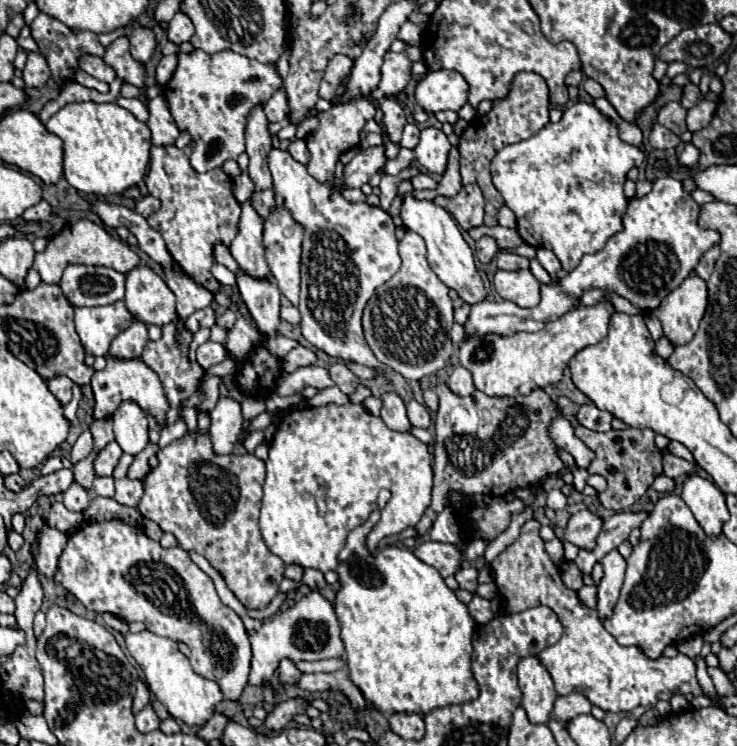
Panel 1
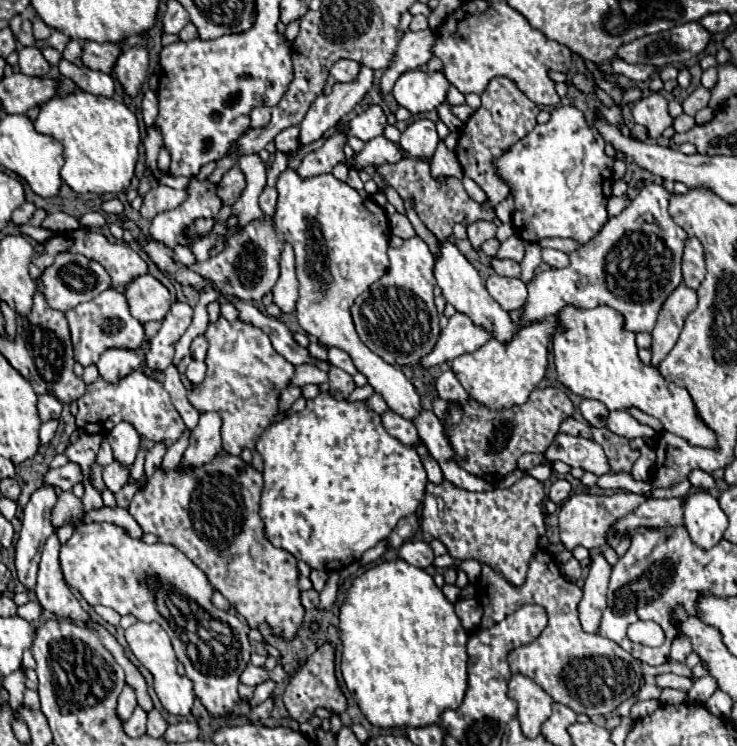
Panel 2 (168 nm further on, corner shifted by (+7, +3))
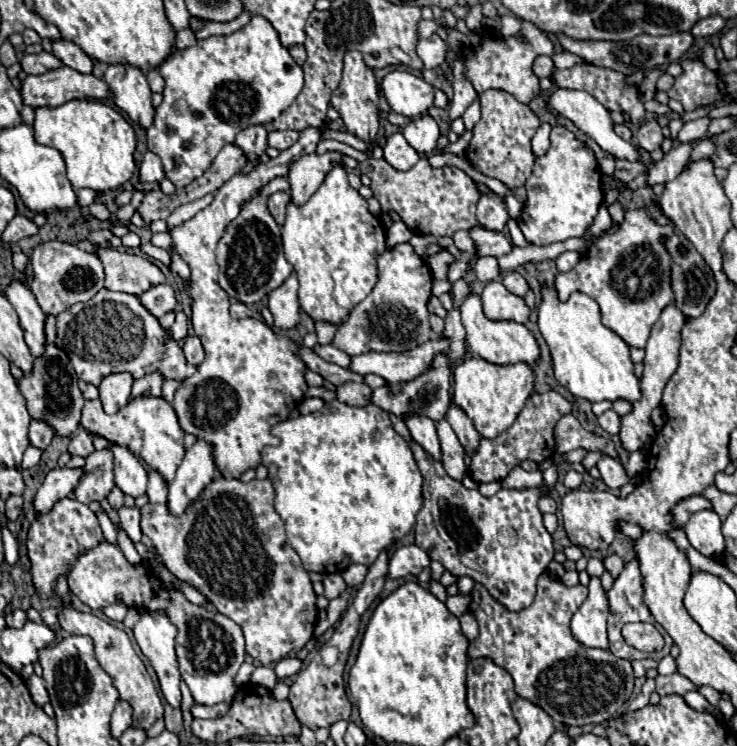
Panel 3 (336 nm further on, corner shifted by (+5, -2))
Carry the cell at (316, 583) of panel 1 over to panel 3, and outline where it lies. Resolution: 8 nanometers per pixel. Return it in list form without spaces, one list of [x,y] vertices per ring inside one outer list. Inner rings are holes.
[[[340,573],[326,575],[326,577],[322,579],[322,585],[324,585],[324,597],[326,597],[326,599],[338,597],[338,595],[346,589],[346,583],[344,583],[344,579],[342,579]]]

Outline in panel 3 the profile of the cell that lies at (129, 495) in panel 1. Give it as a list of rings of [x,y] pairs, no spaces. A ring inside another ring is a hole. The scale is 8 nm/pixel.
[[[122,507],[118,511],[118,515],[120,515],[120,523],[122,523],[124,531],[128,533],[128,537],[134,543],[140,541],[140,537],[142,537],[142,531],[140,531],[140,511],[136,507]]]

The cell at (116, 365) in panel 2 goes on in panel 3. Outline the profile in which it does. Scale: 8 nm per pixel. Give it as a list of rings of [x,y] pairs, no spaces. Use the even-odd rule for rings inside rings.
[[[110,373],[100,383],[100,401],[106,413],[116,413],[130,397],[134,377],[130,373]]]

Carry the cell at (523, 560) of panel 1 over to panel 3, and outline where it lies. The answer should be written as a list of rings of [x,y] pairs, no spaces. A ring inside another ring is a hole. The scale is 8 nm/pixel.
[[[542,573],[538,579],[538,591],[534,603],[522,611],[508,611],[502,603],[498,603],[482,583],[476,583],[472,589],[470,613],[480,623],[480,635],[470,641],[468,655],[470,657],[490,657],[496,665],[504,667],[512,677],[516,677],[516,693],[538,707],[542,707],[556,723],[560,725],[596,725],[604,723],[616,715],[620,715],[632,697],[634,691],[634,671],[630,661],[616,657],[608,649],[592,649],[584,647],[574,639],[570,629],[570,619],[576,609],[584,603],[588,589],[584,585],[566,587],[562,581],[552,579]]]

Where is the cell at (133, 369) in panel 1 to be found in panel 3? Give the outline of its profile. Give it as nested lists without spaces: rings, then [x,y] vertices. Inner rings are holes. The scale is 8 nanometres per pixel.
[[[150,395],[132,397],[128,405],[116,411],[114,415],[106,415],[100,399],[86,401],[80,425],[92,435],[100,435],[110,443],[126,445],[130,451],[142,457],[152,469],[160,471],[168,483],[174,479],[174,473],[184,457],[184,431],[178,425],[174,407],[164,397],[150,397]]]

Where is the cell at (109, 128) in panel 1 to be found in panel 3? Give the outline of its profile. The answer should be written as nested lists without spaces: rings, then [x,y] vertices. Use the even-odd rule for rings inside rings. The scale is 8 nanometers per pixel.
[[[74,99],[60,107],[40,107],[34,119],[34,137],[40,145],[54,147],[62,153],[68,169],[68,181],[74,191],[118,191],[134,175],[134,149],[136,133],[132,125],[114,107],[98,99]]]

